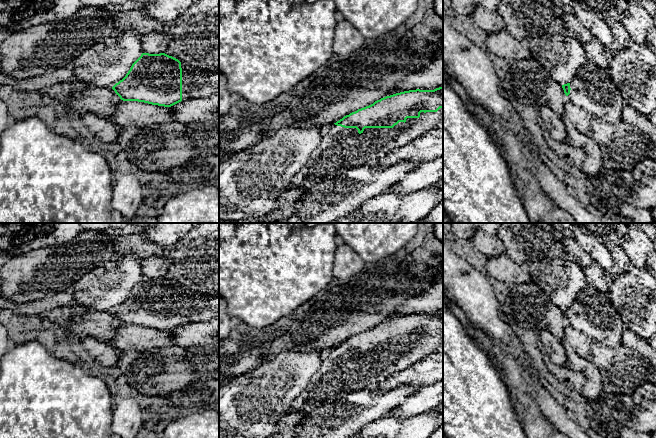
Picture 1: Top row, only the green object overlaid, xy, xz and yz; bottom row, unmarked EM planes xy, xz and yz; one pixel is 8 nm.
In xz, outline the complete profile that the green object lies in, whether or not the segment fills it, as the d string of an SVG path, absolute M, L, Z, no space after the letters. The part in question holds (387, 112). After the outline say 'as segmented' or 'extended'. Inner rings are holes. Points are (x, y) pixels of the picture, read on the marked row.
M439 87L434 90L420 90L420 89L409 90L409 91L404 91L404 92L396 93L396 94L381 98L380 100L375 101L373 104L366 106L364 108L358 109L357 111L344 116L342 119L340 119L336 123L331 124L325 131L325 134L319 146L311 153L305 166L292 177L292 179L288 184L287 189L284 192L294 188L301 188L303 190L307 190L312 186L322 182L327 177L342 175L350 168L359 167L366 164L377 164L379 161L383 159L384 156L386 156L393 149L400 148L401 146L409 143L410 141L418 138L423 133L438 127L442 122L443 122L443 87Z; extended

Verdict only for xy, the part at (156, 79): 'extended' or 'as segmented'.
extended

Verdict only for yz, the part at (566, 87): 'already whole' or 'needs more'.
needs more

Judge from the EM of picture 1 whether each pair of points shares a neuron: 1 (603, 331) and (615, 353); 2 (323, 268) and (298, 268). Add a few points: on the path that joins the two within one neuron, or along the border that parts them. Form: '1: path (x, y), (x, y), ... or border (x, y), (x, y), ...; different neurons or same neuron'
1: border (592, 340), (607, 346), (617, 346), (620, 344); different neurons
2: path (317, 268), (304, 268); same neuron

